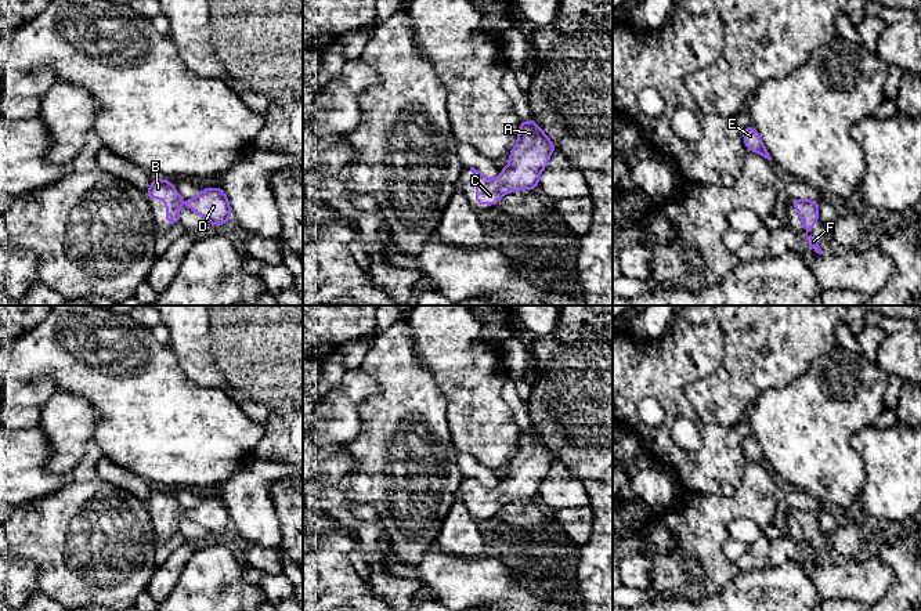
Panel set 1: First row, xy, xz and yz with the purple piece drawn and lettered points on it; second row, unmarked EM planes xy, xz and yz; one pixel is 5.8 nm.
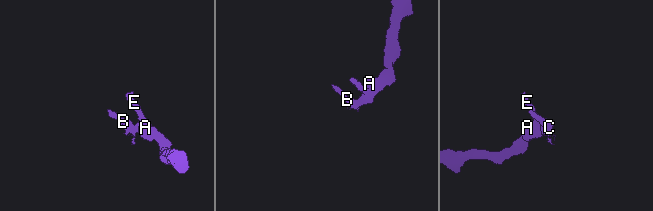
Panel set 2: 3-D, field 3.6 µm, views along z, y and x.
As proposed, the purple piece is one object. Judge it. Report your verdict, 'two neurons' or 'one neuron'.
one neuron

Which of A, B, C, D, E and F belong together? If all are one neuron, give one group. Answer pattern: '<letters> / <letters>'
A B C D E F

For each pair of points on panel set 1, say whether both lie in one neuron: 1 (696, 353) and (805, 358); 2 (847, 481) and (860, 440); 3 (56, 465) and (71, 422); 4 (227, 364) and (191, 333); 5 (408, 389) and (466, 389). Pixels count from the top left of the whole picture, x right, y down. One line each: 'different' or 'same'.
1: different
2: different
3: same
4: same
5: different

